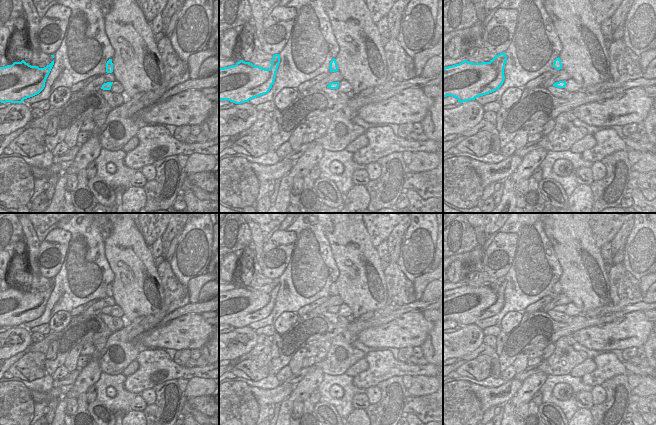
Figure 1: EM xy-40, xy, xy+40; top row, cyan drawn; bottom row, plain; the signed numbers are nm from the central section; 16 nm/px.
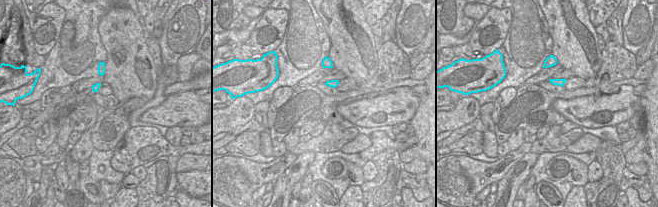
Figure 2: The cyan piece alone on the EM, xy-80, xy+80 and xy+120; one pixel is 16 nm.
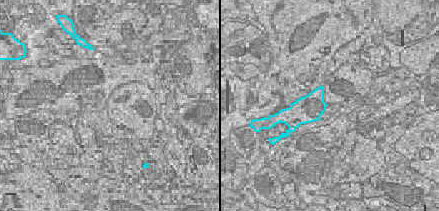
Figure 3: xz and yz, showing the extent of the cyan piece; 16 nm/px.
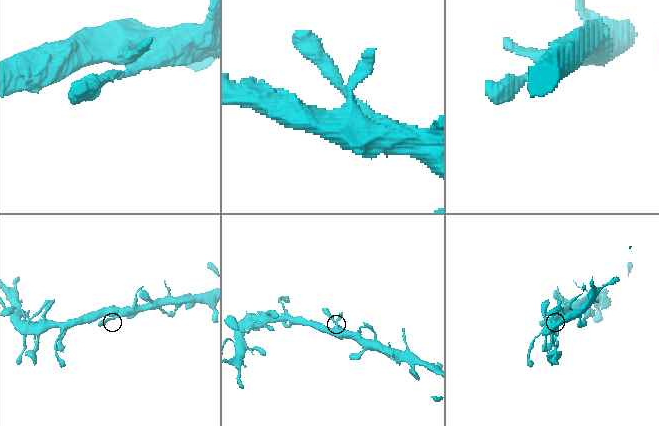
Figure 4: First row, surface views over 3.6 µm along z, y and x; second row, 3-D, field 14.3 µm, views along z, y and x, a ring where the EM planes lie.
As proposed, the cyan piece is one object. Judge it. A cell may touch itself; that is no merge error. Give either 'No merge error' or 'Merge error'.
No merge error

